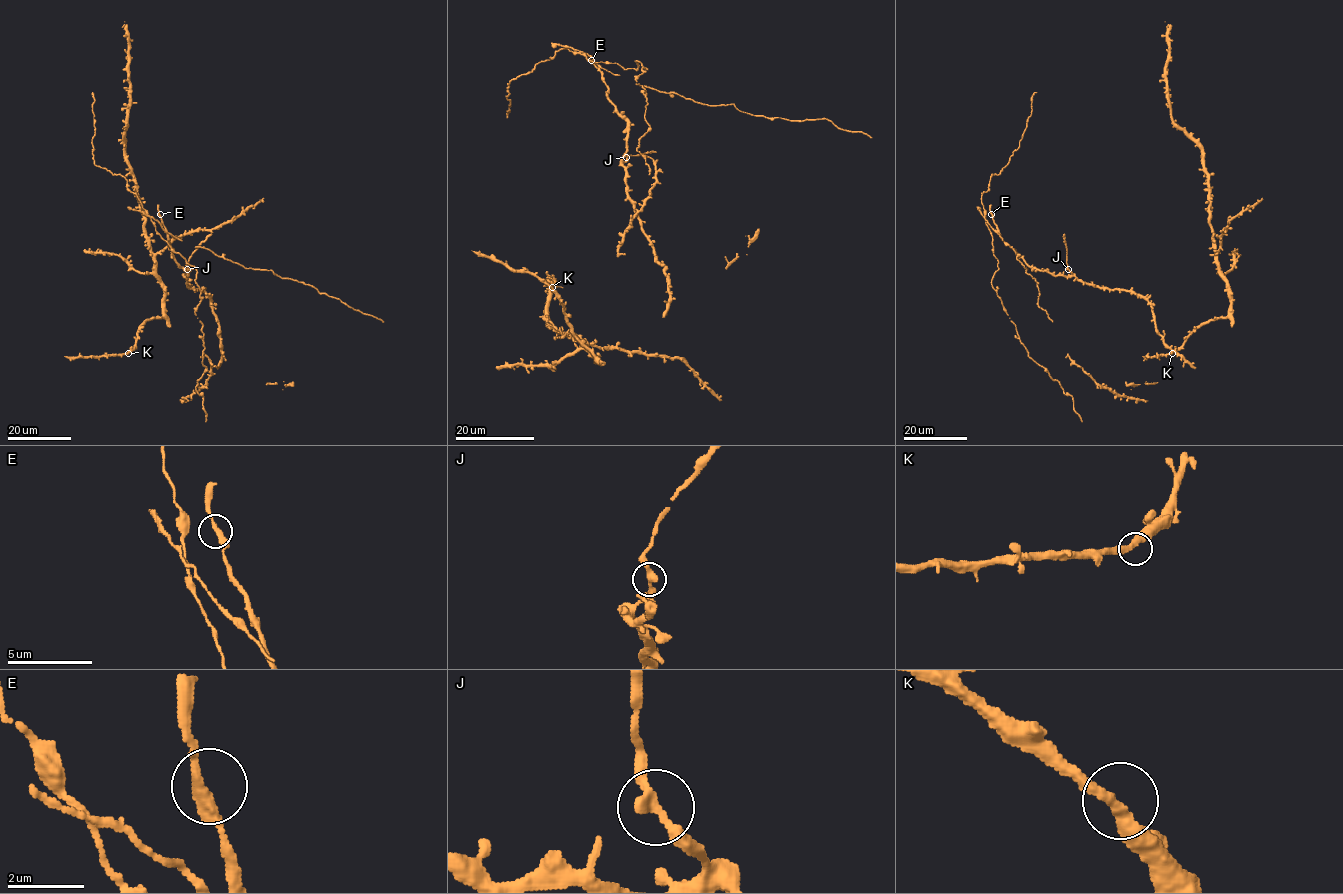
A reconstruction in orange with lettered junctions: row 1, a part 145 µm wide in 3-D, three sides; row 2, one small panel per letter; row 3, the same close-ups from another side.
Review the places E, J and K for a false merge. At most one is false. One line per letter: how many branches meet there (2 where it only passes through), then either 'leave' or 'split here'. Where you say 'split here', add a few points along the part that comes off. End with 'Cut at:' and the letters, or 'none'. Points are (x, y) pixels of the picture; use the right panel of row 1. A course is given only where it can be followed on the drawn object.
E: 2 branches meet; leave
J: 2 branches meet; split here; foreign part runs (1068, 269), (1064, 234)
K: 2 branches meet; leave
Cut at: J

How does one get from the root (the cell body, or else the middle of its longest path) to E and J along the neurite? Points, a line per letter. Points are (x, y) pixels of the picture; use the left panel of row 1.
E: (211, 301), (203, 291), (187, 285), (183, 276), (188, 271), (173, 257), (160, 214)
J: (211, 301), (203, 291), (187, 285), (187, 269)

